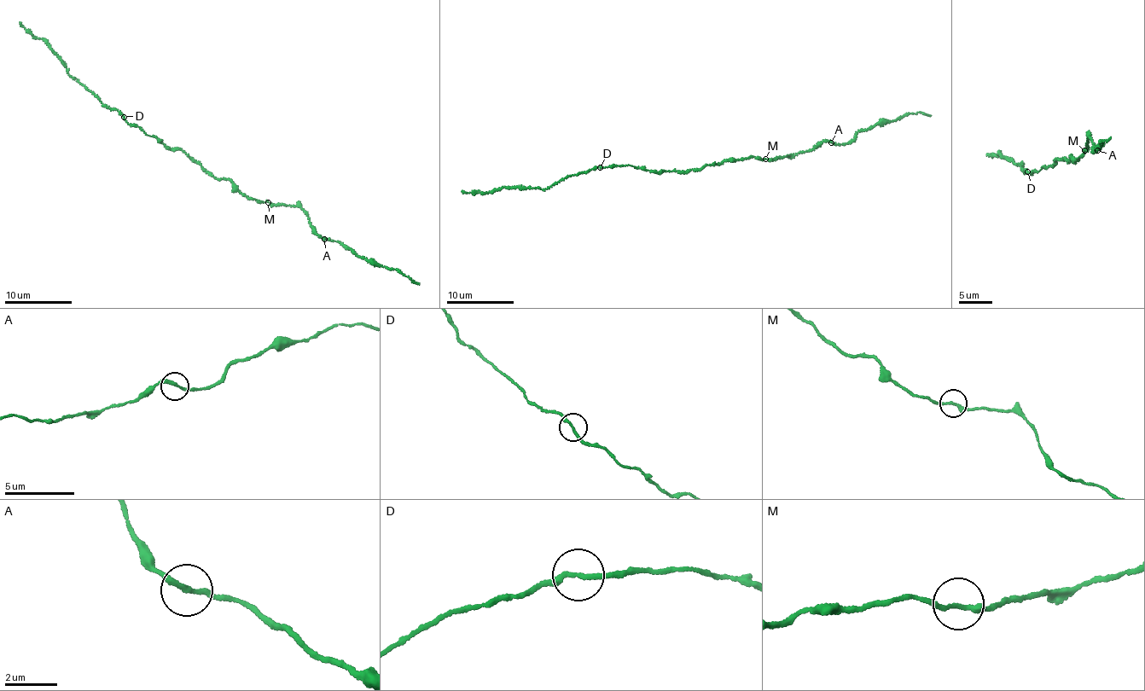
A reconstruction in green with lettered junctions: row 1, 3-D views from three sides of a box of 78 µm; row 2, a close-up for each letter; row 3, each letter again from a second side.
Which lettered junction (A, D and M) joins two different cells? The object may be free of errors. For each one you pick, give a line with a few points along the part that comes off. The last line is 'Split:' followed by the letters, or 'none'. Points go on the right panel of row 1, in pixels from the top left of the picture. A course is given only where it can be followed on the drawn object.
D: foreign part runs (1027, 171), (1025, 172), (1021, 167), (1022, 164), (1010, 161), (997, 153), (993, 157), (986, 154)
Split: D

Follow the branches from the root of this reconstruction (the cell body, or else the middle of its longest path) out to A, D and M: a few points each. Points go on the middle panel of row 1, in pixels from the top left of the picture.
A: (704, 167), (752, 156), (773, 160), (812, 148), (824, 142), (831, 142)
D: (704, 167), (685, 171), (664, 170), (657, 173), (628, 165), (600, 167)
M: (704, 167), (752, 156), (765, 159)

